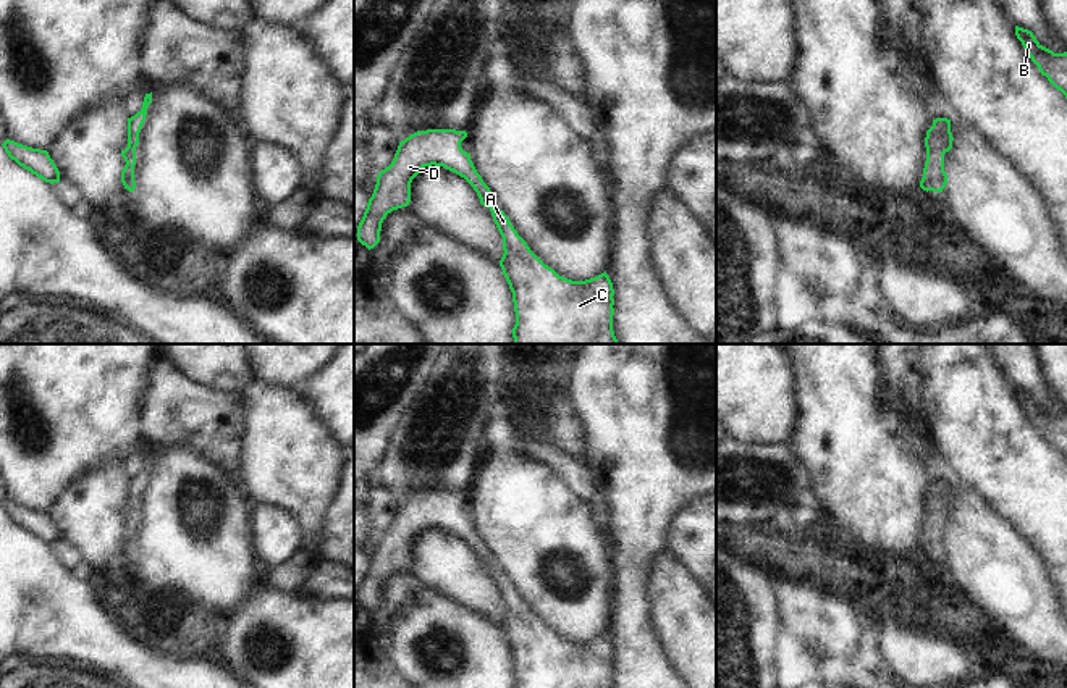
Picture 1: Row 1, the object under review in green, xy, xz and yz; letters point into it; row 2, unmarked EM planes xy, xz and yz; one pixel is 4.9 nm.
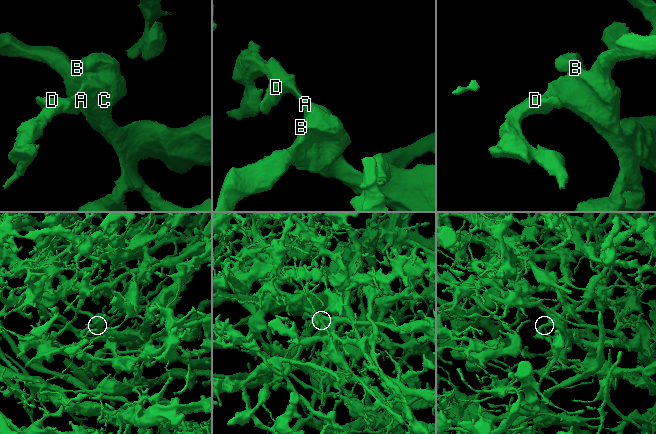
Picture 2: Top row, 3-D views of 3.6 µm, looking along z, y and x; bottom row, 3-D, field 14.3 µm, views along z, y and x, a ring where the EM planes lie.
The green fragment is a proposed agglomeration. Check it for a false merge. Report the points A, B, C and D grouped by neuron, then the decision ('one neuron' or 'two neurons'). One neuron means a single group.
groups A B C D; one neuron

